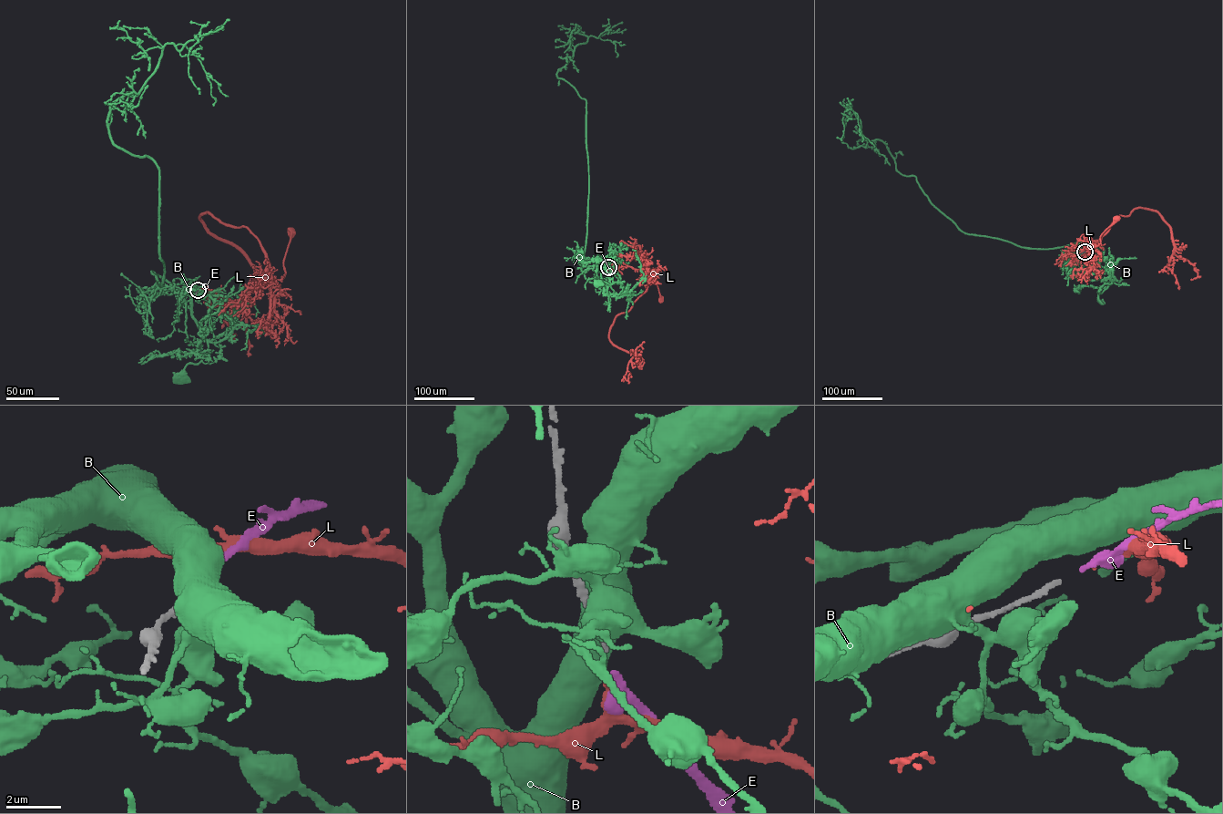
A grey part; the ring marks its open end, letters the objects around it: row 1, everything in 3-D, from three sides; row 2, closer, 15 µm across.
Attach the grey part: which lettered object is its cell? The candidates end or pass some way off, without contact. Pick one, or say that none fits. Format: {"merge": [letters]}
{"merge": ["E"]}

